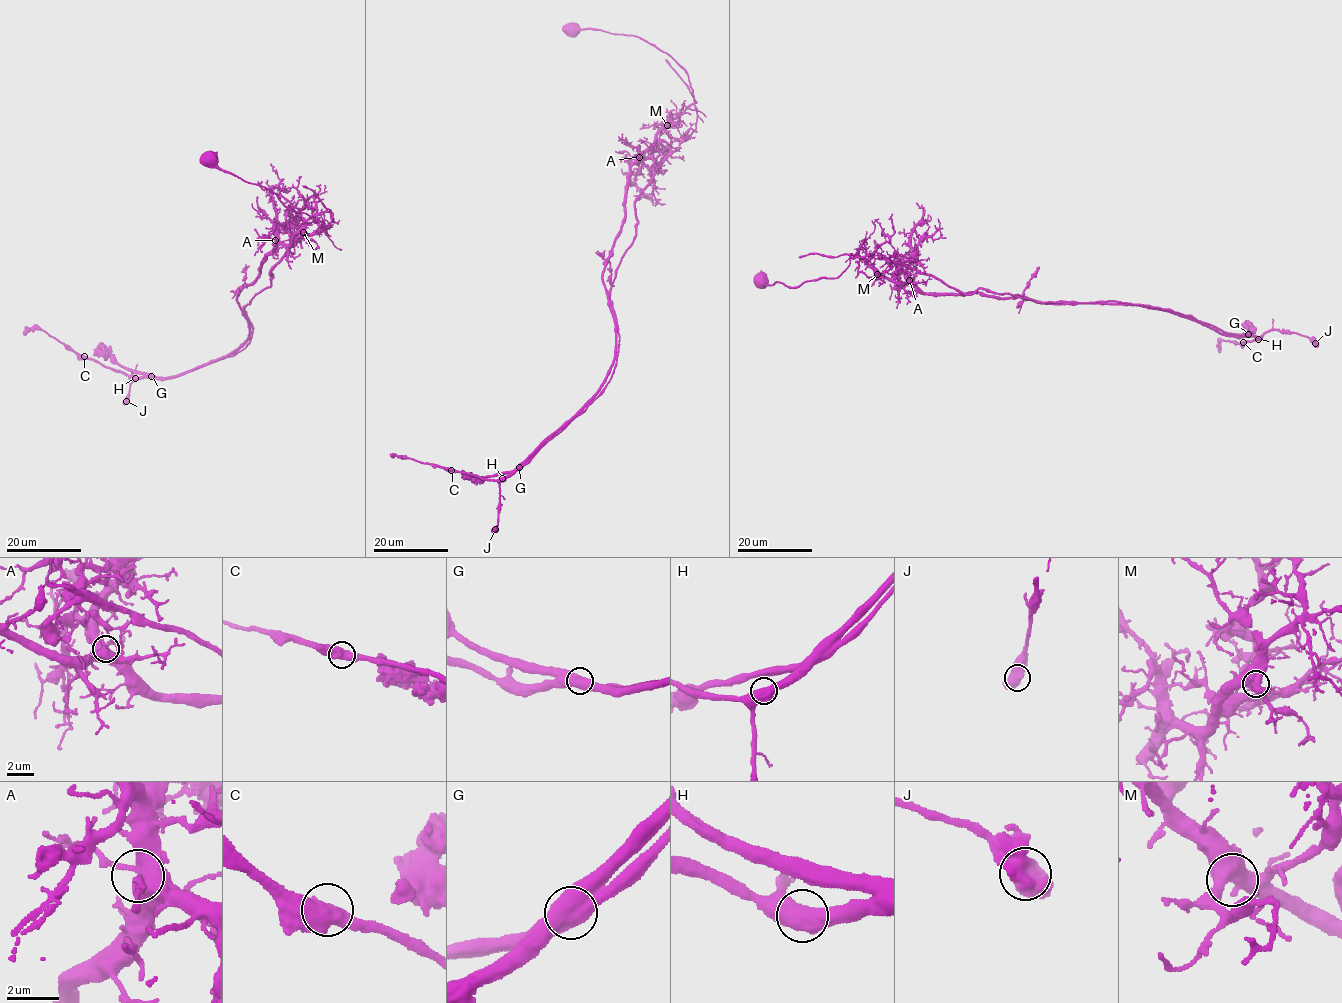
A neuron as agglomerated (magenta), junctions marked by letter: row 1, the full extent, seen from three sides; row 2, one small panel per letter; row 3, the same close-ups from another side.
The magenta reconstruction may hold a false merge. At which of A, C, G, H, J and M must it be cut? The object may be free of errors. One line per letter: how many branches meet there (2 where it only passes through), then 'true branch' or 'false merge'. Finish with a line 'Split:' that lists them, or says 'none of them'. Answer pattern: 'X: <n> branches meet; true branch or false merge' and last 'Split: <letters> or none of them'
A: 2 branches meet; true branch
C: 2 branches meet; true branch
G: 2 branches meet; false merge
H: 2 branches meet; true branch
J: 2 branches meet; true branch
M: 2 branches meet; true branch
Split: G

